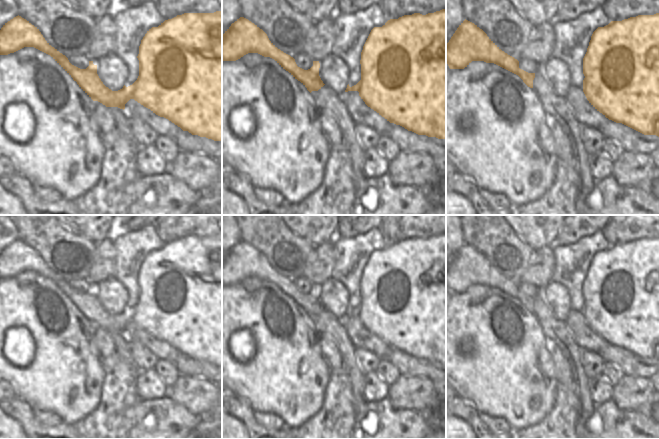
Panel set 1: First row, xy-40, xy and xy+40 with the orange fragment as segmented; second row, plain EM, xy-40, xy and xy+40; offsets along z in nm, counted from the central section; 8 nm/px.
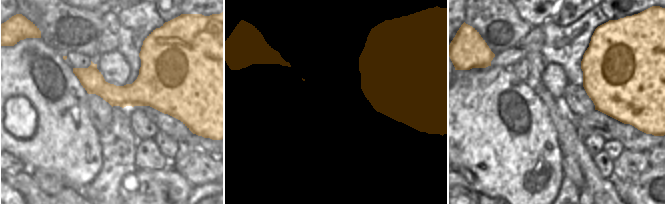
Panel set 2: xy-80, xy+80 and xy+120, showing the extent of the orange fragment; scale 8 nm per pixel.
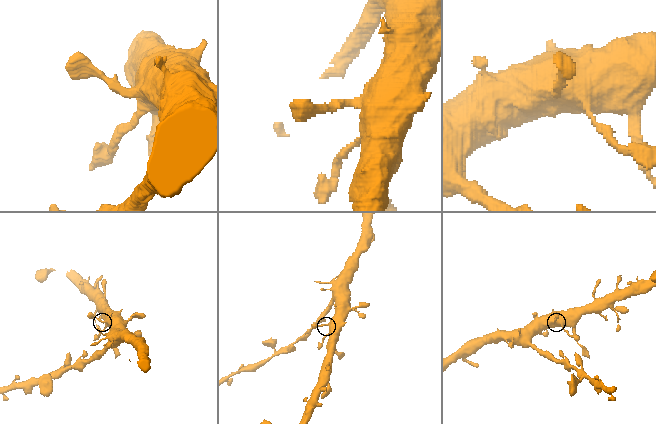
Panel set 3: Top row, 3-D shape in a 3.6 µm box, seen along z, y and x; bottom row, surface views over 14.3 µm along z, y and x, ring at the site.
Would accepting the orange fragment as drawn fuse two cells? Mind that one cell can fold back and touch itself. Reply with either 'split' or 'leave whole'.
leave whole

